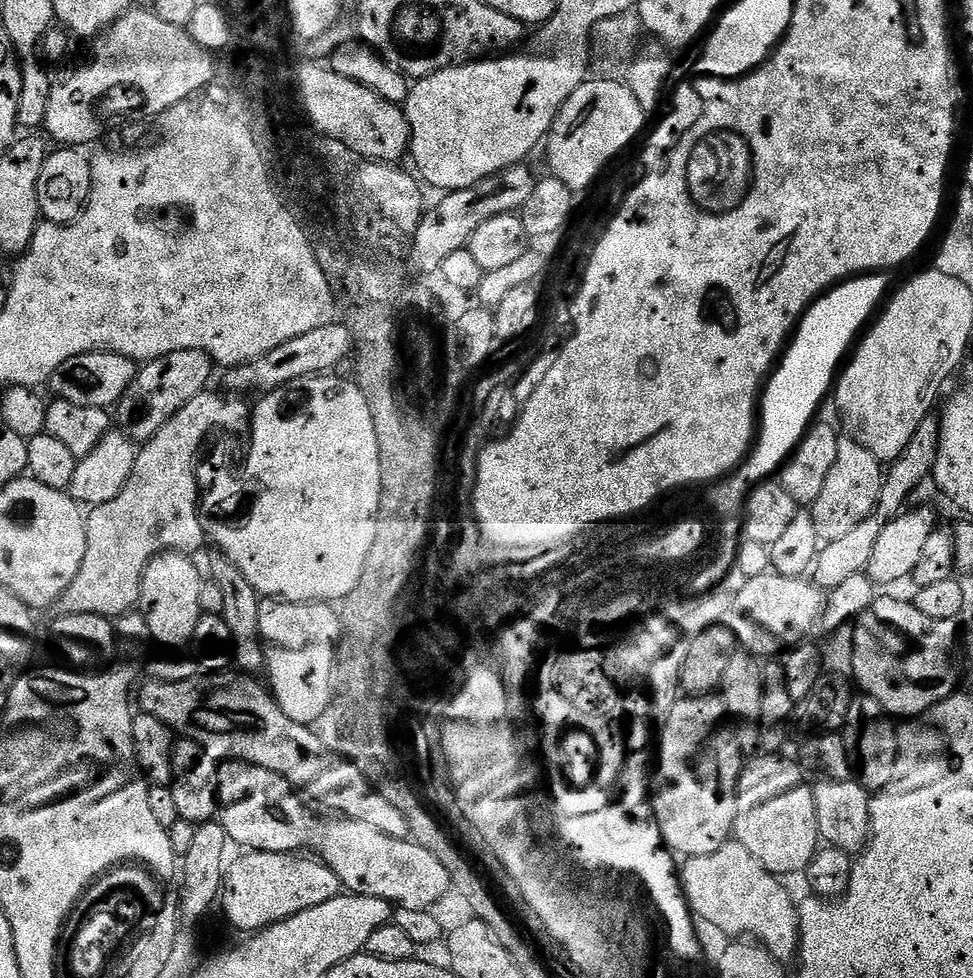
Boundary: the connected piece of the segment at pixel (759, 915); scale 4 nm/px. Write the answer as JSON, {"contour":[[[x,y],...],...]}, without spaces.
{"contour":[[[729,842],[714,854],[689,856],[679,873],[688,907],[699,919],[713,924],[728,938],[751,938],[766,949],[777,962],[797,955],[800,947],[800,913],[797,901],[783,888],[781,881],[746,850],[746,846]]]}

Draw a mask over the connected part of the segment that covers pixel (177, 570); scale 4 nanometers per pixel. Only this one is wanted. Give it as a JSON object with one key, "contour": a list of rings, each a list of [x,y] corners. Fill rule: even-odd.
{"contour":[[[163,552],[146,566],[140,587],[139,611],[144,613],[149,637],[164,644],[165,649],[180,650],[191,645],[194,630],[202,615],[198,606],[198,590],[202,590],[205,577],[191,555],[183,552]]]}

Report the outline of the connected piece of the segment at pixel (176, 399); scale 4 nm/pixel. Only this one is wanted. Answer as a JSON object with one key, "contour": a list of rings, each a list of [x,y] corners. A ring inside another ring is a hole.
{"contour":[[[178,350],[157,360],[147,361],[114,408],[114,420],[132,440],[147,442],[154,438],[186,402],[198,398],[209,387],[214,361],[202,350]]]}

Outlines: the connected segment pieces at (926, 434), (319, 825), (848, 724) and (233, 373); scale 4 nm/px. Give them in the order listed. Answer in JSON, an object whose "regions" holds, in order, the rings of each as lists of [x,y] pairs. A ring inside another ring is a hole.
{"regions":[[[[929,418],[918,426],[914,438],[910,438],[910,446],[902,452],[898,459],[891,461],[887,465],[884,474],[884,485],[880,501],[876,511],[862,526],[850,530],[843,538],[838,538],[838,542],[830,542],[821,547],[820,553],[816,556],[814,565],[814,583],[825,590],[831,590],[842,586],[842,582],[847,582],[854,574],[867,571],[870,558],[874,555],[874,546],[878,543],[878,534],[888,525],[895,516],[905,511],[908,499],[912,496],[912,491],[925,479],[931,477],[934,470],[934,462],[938,458],[938,446],[940,445],[940,422],[939,419]]],[[[229,760],[221,763],[219,770],[220,807],[218,816],[233,845],[241,844],[241,849],[254,852],[311,854],[326,866],[330,866],[330,870],[334,870],[334,874],[338,874],[341,885],[349,893],[382,898],[396,908],[431,910],[452,888],[446,866],[442,866],[442,862],[438,862],[438,858],[434,858],[434,854],[430,854],[430,850],[418,846],[415,840],[388,837],[380,830],[374,830],[366,822],[347,818],[329,818],[327,815],[324,815],[325,817],[315,816],[307,808],[309,805],[301,799],[289,780],[262,766],[244,764],[241,760]]],[[[863,694],[857,695],[848,711],[842,735],[848,747],[855,780],[869,794],[881,792],[886,786],[890,786],[900,753],[900,738],[893,717],[884,712],[882,706],[874,702],[874,698]]],[[[329,322],[318,326],[318,330],[310,330],[310,334],[302,334],[298,338],[290,338],[290,342],[282,342],[270,354],[258,358],[249,364],[237,368],[229,368],[223,373],[224,384],[229,393],[256,392],[267,394],[283,384],[301,380],[303,376],[319,376],[331,373],[344,359],[351,357],[354,352],[354,337],[343,322]]]]}

